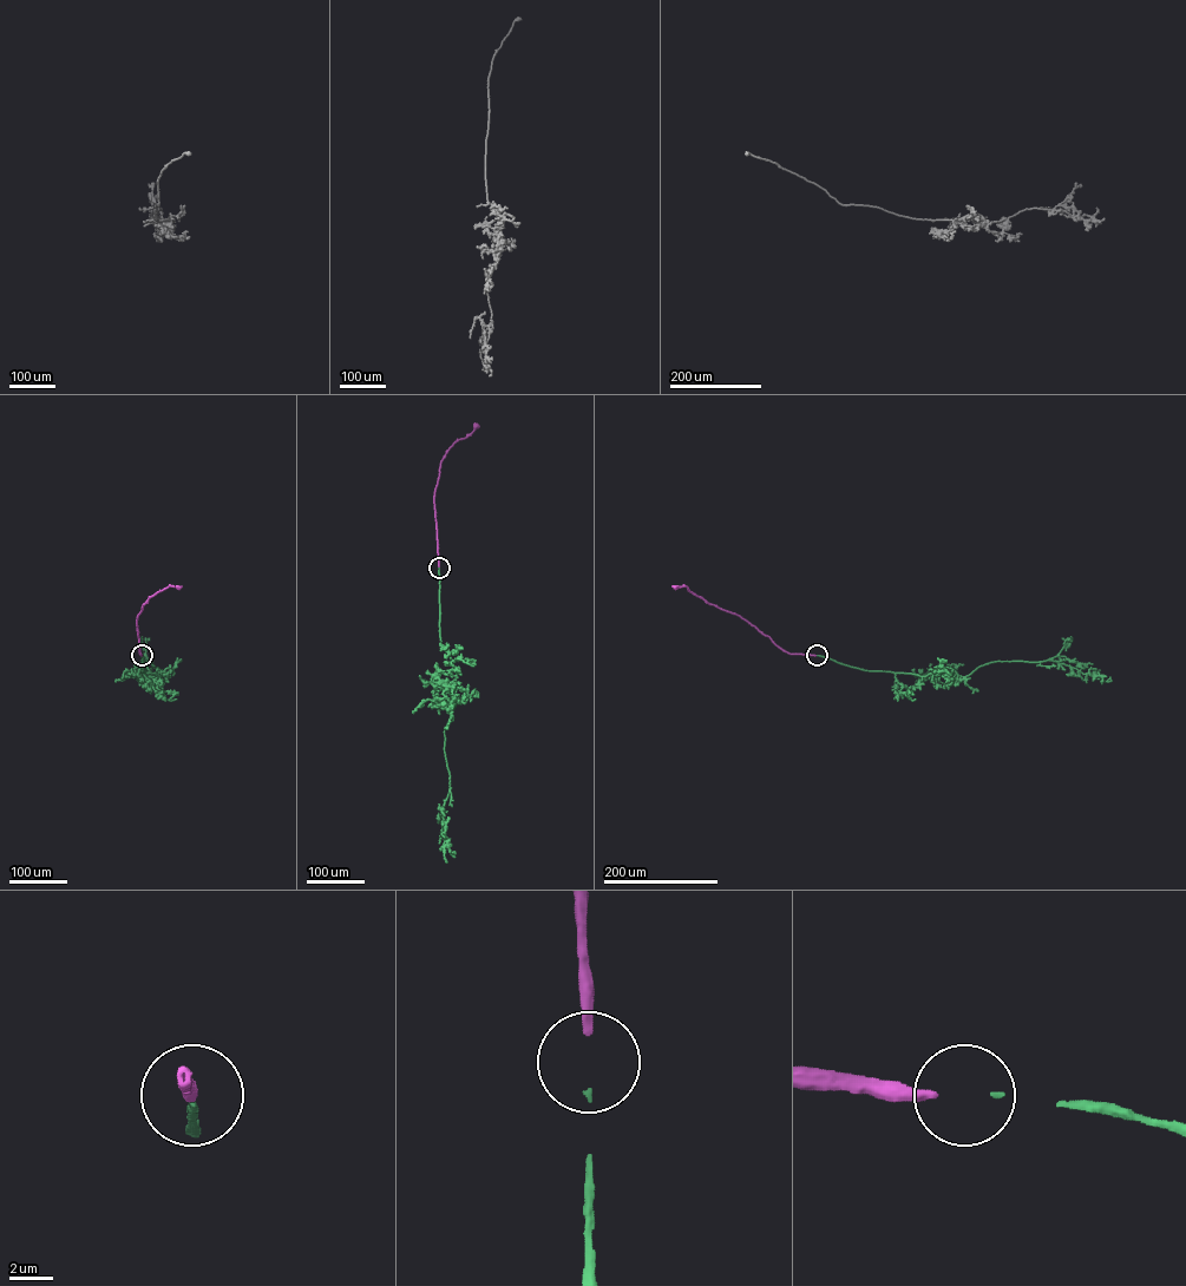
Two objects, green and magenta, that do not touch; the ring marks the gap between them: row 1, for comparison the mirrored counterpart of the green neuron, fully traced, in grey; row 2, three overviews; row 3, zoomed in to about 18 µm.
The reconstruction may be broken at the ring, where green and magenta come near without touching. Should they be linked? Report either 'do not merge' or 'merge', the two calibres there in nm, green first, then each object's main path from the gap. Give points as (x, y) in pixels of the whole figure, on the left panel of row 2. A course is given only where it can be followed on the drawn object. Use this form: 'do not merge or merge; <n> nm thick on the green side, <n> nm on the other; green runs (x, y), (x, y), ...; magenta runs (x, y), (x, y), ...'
merge; 190 nm thick on the green side, 360 nm on the other; green runs (142, 655), (144, 673), (159, 676), (158, 668), (152, 676), (146, 666), (152, 662), (145, 661), (149, 677); magenta runs (142, 655), (136, 623), (143, 604), (170, 585), (178, 586)

